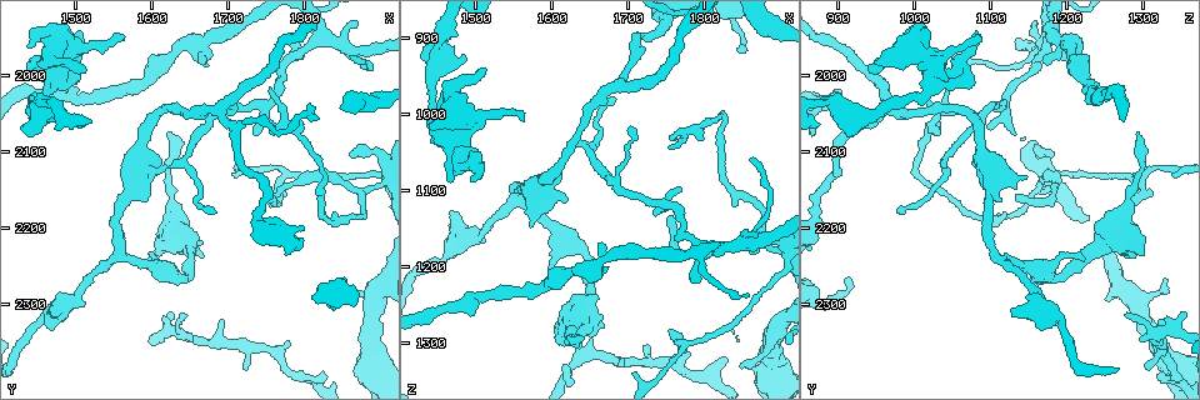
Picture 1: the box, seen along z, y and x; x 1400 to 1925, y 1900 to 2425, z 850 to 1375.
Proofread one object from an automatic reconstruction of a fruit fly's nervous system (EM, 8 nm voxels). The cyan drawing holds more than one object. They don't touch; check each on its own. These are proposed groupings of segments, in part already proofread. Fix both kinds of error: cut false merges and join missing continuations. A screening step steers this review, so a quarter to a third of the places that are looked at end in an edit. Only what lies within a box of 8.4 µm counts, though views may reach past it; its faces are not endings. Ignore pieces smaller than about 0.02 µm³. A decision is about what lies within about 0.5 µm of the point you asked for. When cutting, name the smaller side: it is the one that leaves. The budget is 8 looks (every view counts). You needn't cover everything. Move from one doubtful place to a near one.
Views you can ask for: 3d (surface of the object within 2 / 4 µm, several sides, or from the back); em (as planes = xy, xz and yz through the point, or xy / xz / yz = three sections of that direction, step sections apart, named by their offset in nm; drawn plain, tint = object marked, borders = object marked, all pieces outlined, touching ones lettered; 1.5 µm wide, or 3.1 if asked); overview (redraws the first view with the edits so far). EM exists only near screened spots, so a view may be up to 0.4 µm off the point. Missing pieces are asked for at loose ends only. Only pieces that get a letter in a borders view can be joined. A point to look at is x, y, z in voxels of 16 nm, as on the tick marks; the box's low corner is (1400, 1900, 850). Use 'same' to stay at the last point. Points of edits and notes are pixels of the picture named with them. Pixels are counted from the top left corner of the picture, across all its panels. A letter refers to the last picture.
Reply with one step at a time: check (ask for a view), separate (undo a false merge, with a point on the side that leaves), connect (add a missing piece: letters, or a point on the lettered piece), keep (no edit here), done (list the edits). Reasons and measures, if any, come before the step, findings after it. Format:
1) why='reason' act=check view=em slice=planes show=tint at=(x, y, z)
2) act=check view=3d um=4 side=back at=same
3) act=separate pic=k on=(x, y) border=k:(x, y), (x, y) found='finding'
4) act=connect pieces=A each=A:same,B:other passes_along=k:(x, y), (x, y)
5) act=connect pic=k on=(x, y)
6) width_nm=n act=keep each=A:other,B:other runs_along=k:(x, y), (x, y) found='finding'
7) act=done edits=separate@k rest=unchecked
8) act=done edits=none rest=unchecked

why='branch point' act=check view=em slice=xy step=4 show=tint at=(1875, 2155, 1165)

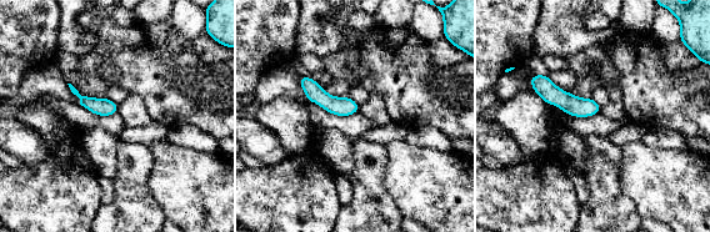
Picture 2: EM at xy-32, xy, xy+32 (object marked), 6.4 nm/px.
act=check view=em slice=planes show=borders at=same

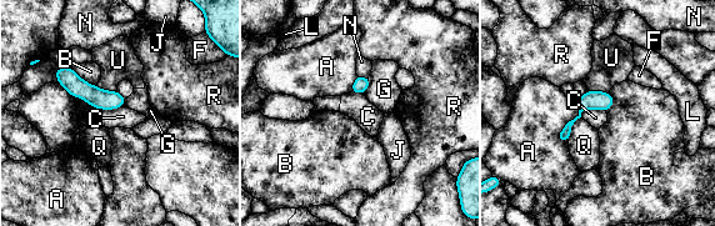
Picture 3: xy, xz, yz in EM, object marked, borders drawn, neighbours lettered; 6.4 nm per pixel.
act=keep each=A:other,B:other,C:other,F:other,G:other,J:other,L:other,N:other,Q:other,R:other,U:other runs_along=3:(58, 73), (99, 99), (121, 101) found='all the same neuron'

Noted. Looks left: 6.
act=check view=3d um=4 at=(1785, 1955, 1220)

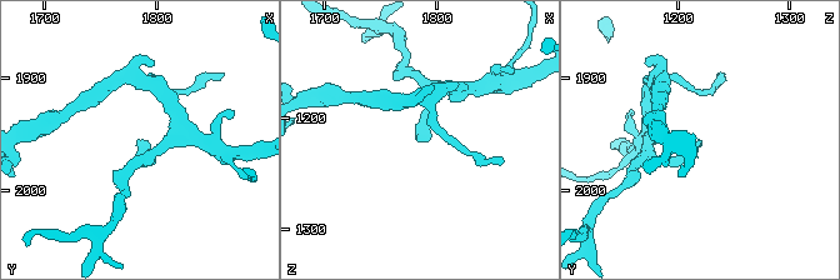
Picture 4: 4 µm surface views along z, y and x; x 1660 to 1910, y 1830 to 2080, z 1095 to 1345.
act=check view=em slice=planes show=plain at=(1782, 1956, 1220)

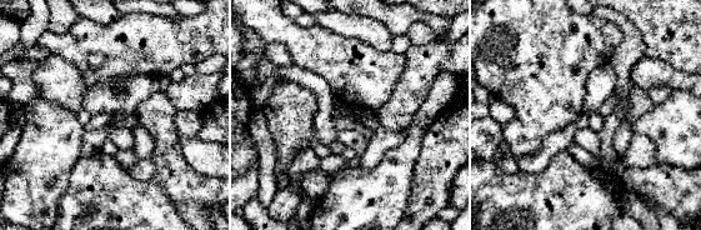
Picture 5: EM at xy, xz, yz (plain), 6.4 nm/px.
act=check view=em slice=planes show=borders at=same

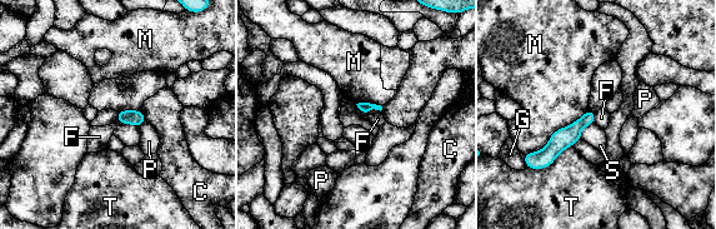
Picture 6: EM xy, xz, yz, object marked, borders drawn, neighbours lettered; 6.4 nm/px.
act=keep each=C:other,F:other,G:other,M:other,P:other,S:other,T:other border=6:(589, 108), (541, 149), (522, 154) found='none of them fits'

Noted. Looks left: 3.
why='branch stops here' act=check view=em slice=yz step=4 show=tint at=(1510, 1995, 940)

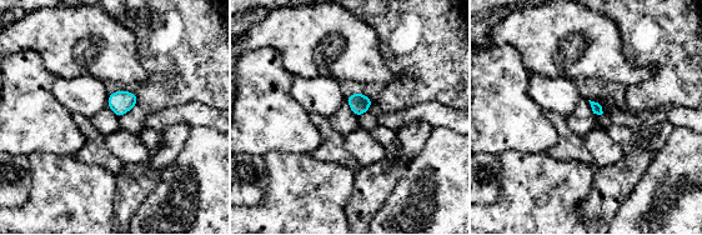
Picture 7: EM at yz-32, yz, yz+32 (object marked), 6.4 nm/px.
why='cut it another way' act=check view=em slice=planes show=tint at=same

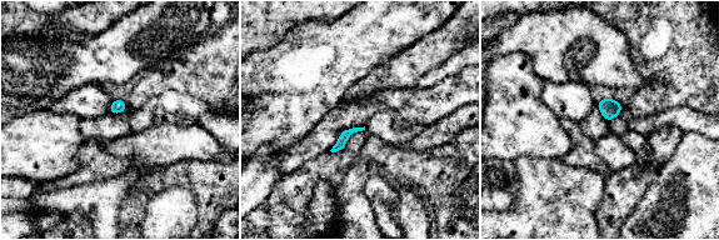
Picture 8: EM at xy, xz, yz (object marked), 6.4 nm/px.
act=check view=em slice=planes show=borders at=same

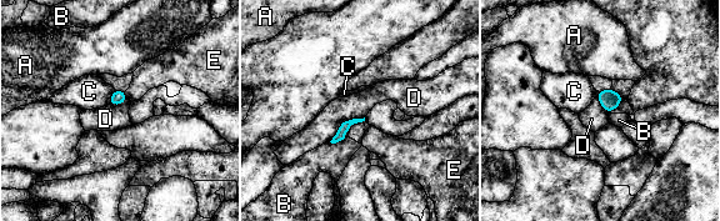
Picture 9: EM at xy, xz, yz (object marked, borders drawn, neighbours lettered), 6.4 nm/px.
longest_contact=D:280nm act=keep each=A:other,B:other,C:other,D:other,E:other border=9:(364, 116), (345, 120), (330, 141) found='no lettered piece goes on from it'

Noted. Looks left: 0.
act=done edits=none rest=unchecked

